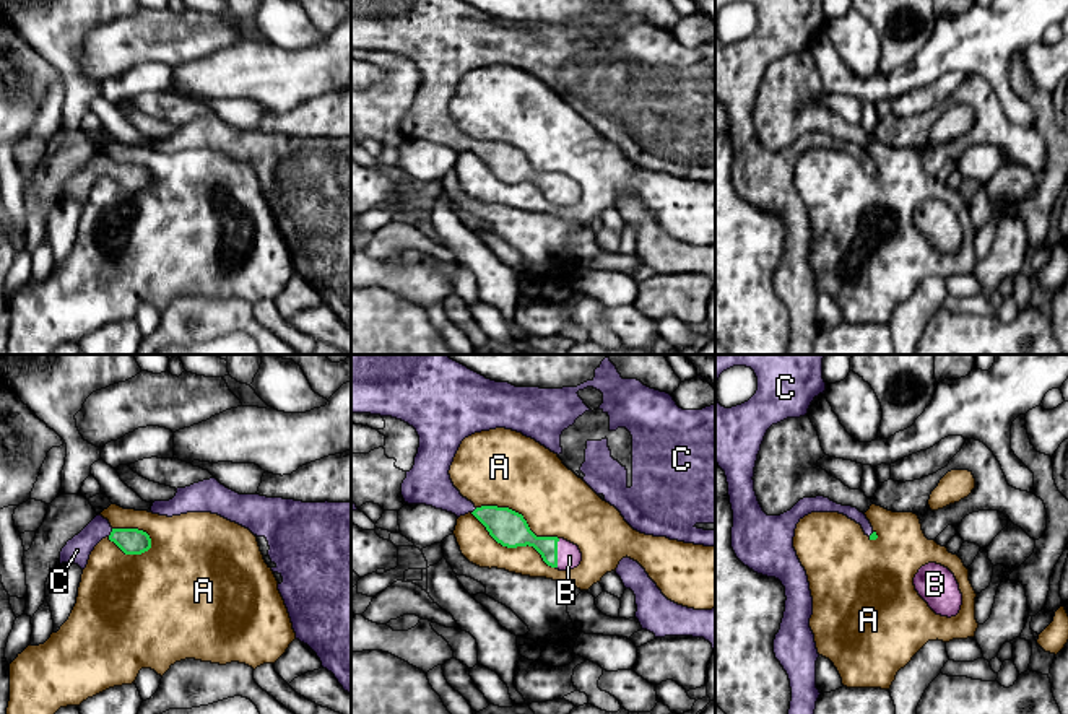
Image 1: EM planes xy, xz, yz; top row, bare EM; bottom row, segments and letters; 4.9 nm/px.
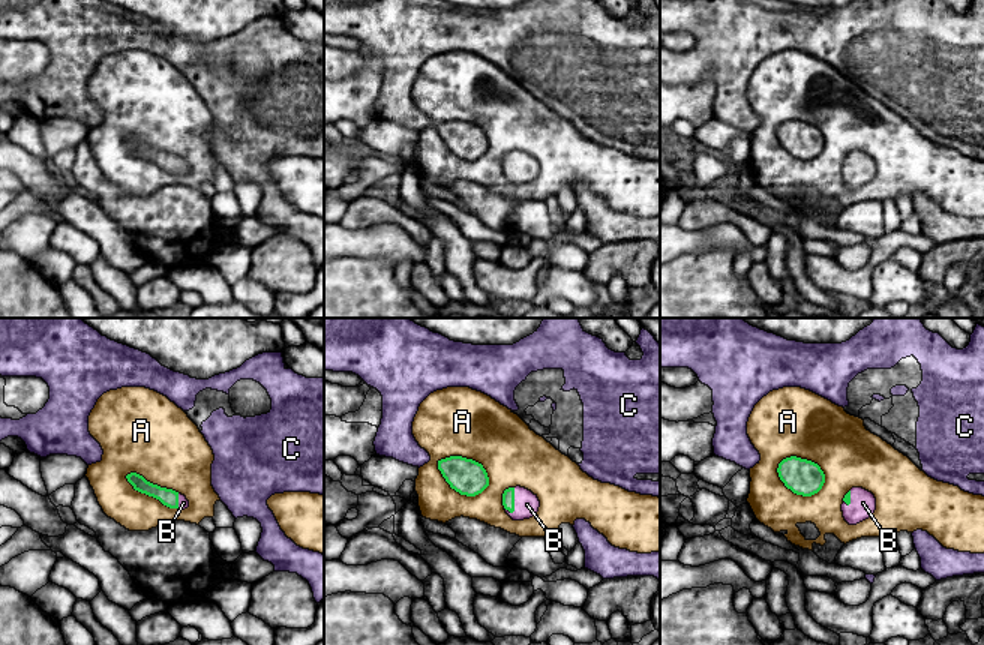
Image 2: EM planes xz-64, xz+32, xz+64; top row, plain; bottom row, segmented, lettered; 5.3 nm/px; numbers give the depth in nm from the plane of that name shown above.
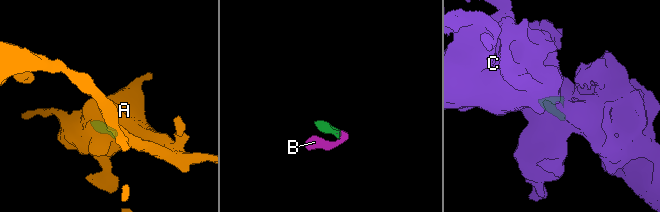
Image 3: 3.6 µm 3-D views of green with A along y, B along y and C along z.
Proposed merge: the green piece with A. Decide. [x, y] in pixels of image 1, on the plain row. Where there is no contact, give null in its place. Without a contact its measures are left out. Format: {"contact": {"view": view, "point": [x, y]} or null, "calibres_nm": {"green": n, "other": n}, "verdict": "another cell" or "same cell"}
{"contact": {"view": "xy", "point": [130, 189]}, "calibres_nm": {"green": 130, "other": 500}, "verdict": "another cell"}

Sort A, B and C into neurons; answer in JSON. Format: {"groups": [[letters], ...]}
{"groups": [["A"], ["B", "C"]]}

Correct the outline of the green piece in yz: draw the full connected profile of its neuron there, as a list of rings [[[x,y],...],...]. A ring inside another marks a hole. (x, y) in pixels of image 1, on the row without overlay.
[[[715,0],[715,20],[720,10],[733,2],[751,3],[758,13],[756,29],[745,39],[725,44],[715,31],[715,98],[725,107],[733,146],[732,184],[736,194],[758,210],[775,213],[785,223],[785,247],[774,275],[774,290],[788,311],[792,337],[787,355],[813,355],[819,325],[816,324],[816,296],[819,293],[810,263],[813,233],[805,203],[793,184],[797,159],[811,148],[839,148],[862,161],[870,176],[878,171],[863,148],[842,141],[829,133],[803,133],[780,151],[767,151],[754,127],[754,102],[767,65],[787,54],[808,49],[811,37],[826,26],[823,0]]]

